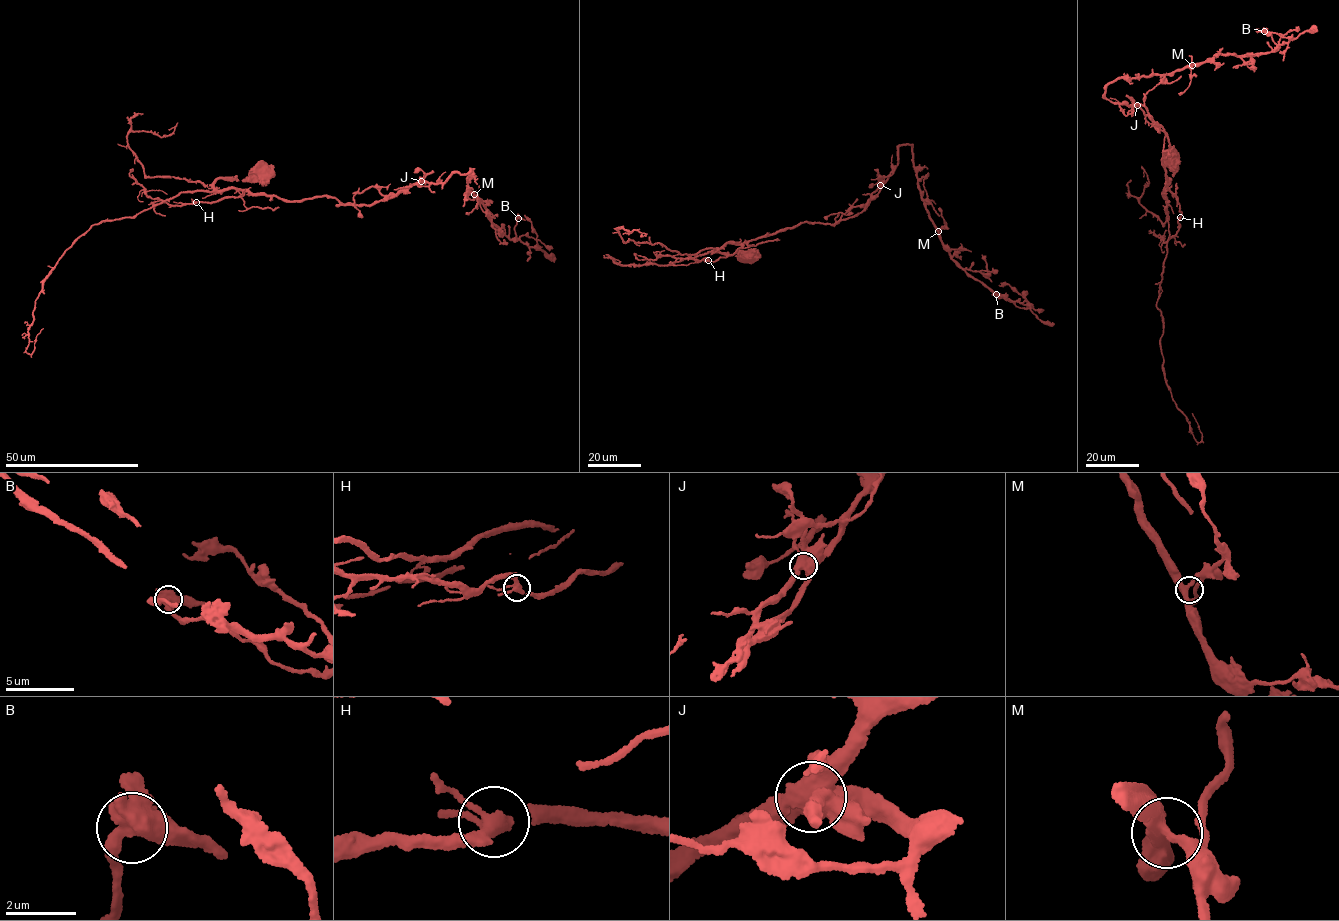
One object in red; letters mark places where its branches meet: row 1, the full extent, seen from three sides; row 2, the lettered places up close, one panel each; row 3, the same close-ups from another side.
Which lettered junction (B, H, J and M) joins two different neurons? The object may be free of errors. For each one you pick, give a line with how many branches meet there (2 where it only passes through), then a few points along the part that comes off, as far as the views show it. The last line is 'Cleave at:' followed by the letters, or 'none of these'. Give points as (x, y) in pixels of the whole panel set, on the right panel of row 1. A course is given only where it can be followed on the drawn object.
J: Branches: 4. Course of the part to remove: (1137, 105), (1160, 128)
Cleave at: J

